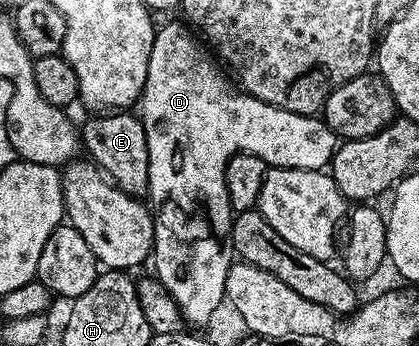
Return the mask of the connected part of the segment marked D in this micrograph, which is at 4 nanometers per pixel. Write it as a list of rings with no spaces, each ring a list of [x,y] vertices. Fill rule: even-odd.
[[[171,20],[155,31],[152,53],[148,62],[148,76],[145,78],[145,90],[142,92],[140,101],[140,109],[142,108],[140,119],[145,127],[145,137],[148,138],[149,186],[147,191],[150,208],[155,219],[154,242],[151,252],[152,265],[154,264],[155,268],[153,268],[153,271],[156,273],[158,281],[168,290],[168,294],[172,294],[176,306],[182,312],[183,321],[187,325],[199,324],[199,326],[205,326],[209,322],[212,310],[215,310],[216,306],[226,300],[226,279],[228,278],[228,270],[234,263],[234,254],[230,243],[234,211],[228,202],[226,182],[227,165],[231,158],[236,153],[250,152],[260,157],[261,160],[265,161],[267,167],[270,168],[316,169],[321,171],[333,161],[334,153],[337,152],[338,136],[337,133],[334,133],[328,127],[325,119],[321,117],[294,114],[288,110],[281,110],[279,107],[272,106],[270,103],[260,102],[255,96],[243,92],[217,64],[209,49],[190,34],[191,29],[185,23],[182,24],[178,23],[177,20]]]

